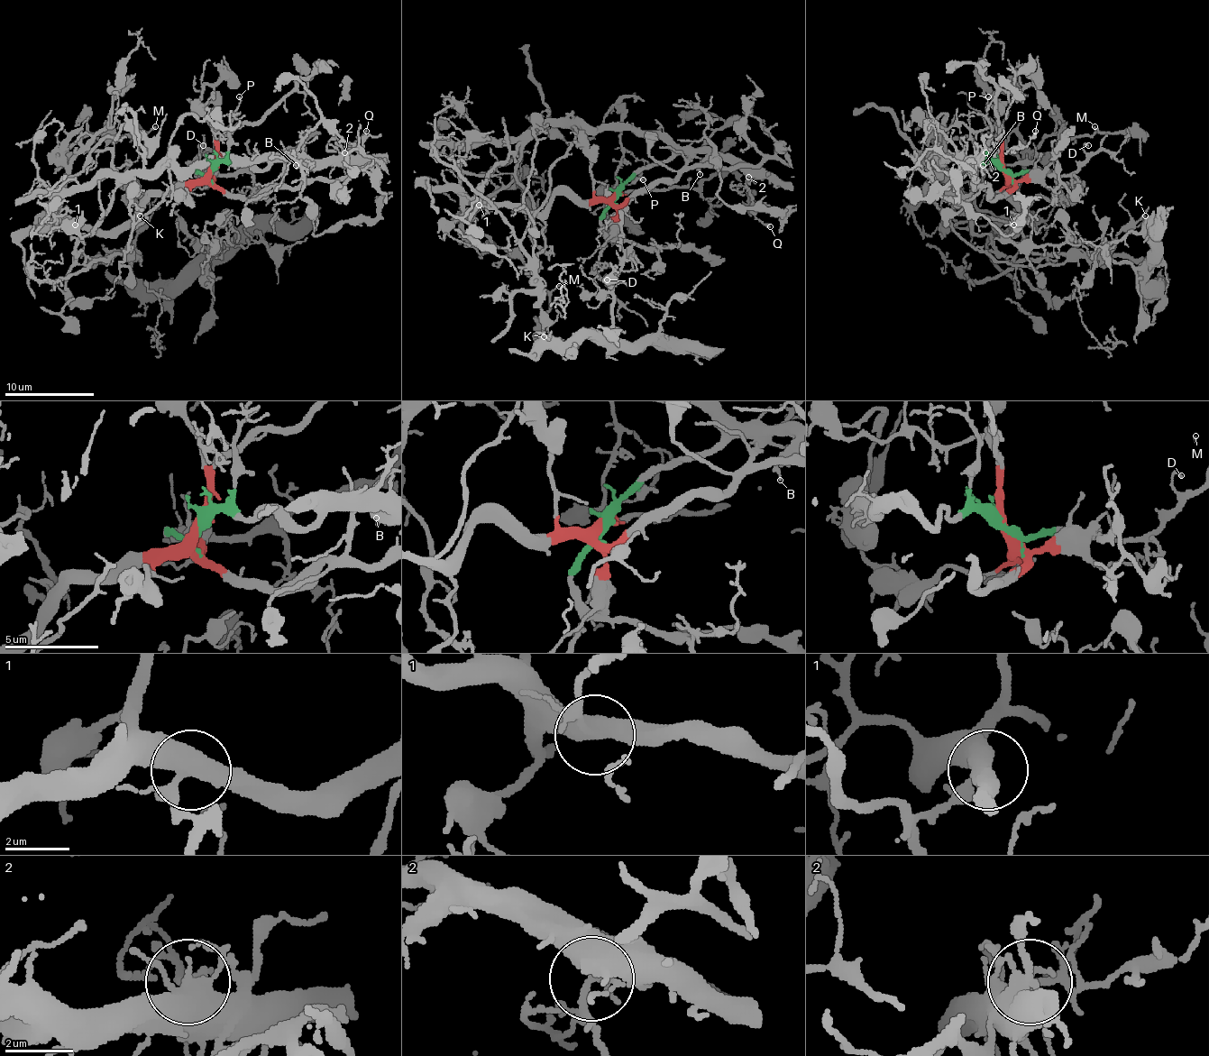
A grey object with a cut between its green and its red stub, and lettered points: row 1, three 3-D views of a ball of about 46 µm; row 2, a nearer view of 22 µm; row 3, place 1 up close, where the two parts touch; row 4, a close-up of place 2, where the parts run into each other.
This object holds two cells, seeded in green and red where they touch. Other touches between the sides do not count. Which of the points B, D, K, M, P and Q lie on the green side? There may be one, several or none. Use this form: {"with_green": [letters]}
{"with_green": ["B", "D", "P", "Q"]}

